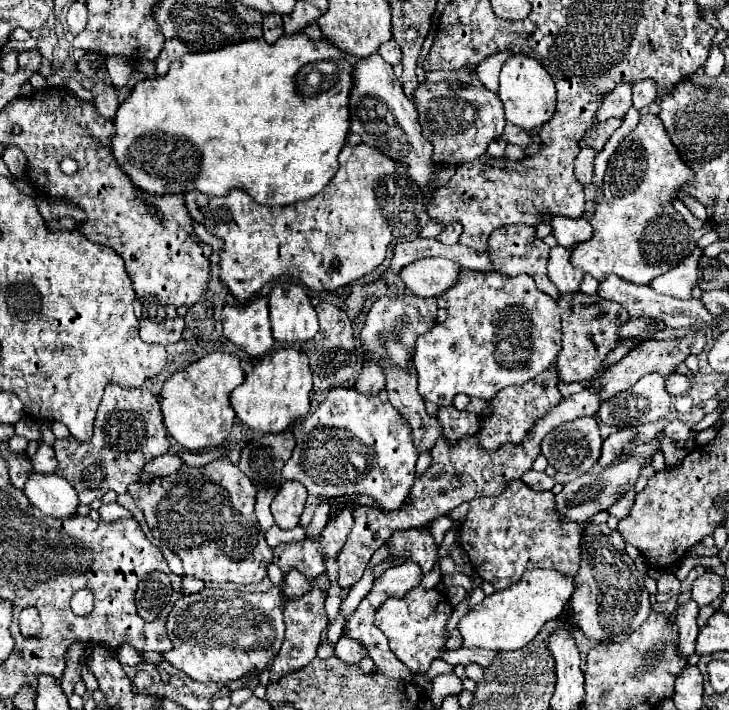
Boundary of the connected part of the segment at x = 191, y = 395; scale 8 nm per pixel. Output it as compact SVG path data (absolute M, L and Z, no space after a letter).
M210 353L190 367L174 373L162 387L160 407L168 433L188 451L208 451L220 447L234 425L234 409L228 395L244 381L240 359L228 353Z

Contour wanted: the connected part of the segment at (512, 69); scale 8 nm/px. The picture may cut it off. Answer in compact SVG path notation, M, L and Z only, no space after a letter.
M512 55L506 59L500 71L500 89L498 97L506 111L506 121L522 127L524 131L530 131L534 127L542 127L552 119L556 111L556 89L552 83L552 77L544 71L544 67L526 55Z

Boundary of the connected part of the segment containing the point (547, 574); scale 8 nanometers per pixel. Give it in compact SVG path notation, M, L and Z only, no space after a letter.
M552 569L526 571L520 583L488 595L480 605L470 607L468 615L462 617L458 629L462 633L464 647L482 647L494 651L512 651L528 645L538 631L552 619L560 619L566 603L576 589L574 575L564 575Z

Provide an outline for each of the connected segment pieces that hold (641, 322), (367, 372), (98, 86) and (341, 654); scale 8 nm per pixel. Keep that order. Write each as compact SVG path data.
M628 319L628 323L624 323L624 327L620 327L618 331L618 339L624 341L624 339L632 339L636 343L642 343L646 339L650 339L656 331L664 329L666 325L658 319Z
M364 361L364 369L358 375L356 389L364 395L378 395L386 385L386 375L376 361Z
M98 81L92 87L92 95L94 95L94 107L96 107L96 111L112 121L114 115L116 115L116 107L120 105L118 95L116 95L116 87L108 85L104 81Z
M340 637L340 641L336 643L334 647L334 655L348 663L348 665L358 665L364 657L366 657L366 651L362 649L360 643L354 643L352 639L346 639L346 637Z

